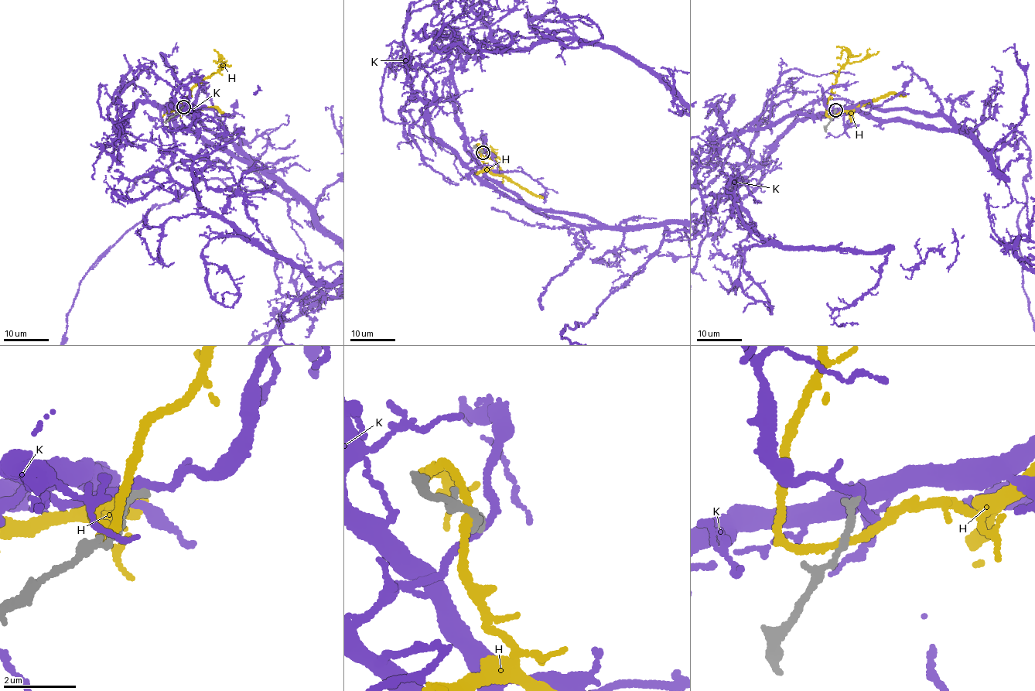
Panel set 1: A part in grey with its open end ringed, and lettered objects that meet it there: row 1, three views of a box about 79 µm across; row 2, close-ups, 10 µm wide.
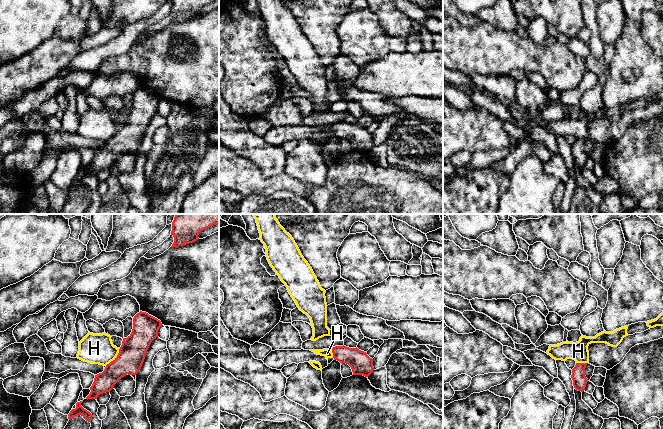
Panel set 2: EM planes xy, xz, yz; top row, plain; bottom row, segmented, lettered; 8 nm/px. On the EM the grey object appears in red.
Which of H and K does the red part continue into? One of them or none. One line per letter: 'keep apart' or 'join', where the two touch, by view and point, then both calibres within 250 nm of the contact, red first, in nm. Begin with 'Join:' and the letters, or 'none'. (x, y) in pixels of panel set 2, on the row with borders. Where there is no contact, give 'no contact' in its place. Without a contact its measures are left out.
Join: none
H: keep apart; meets red in xy at (115, 358); 220 nm thick on the red side, 240 nm on the other
K: keep apart; no contact

